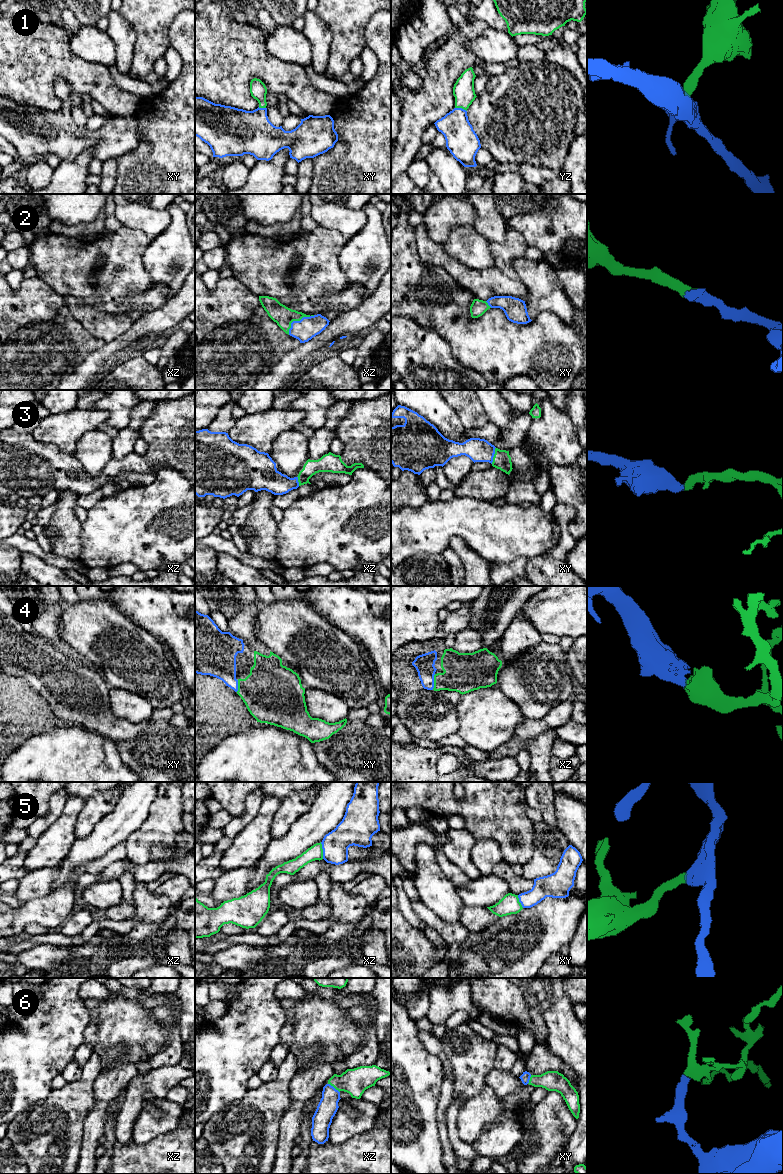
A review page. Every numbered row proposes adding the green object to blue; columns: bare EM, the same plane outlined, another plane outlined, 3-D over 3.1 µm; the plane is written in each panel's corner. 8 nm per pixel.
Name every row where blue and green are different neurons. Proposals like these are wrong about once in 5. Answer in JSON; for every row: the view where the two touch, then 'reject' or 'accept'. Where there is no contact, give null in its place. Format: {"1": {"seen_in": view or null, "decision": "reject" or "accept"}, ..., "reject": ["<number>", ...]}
{"1": {"seen_in": "yz", "decision": "accept"}, "2": {"seen_in": "xz", "decision": "accept"}, "3": {"seen_in": "xy", "decision": "accept"}, "4": {"seen_in": "xz", "decision": "accept"}, "5": {"seen_in": "xz", "decision": "reject"}, "6": {"seen_in": "xz", "decision": "accept"}, "reject": ["5"]}

